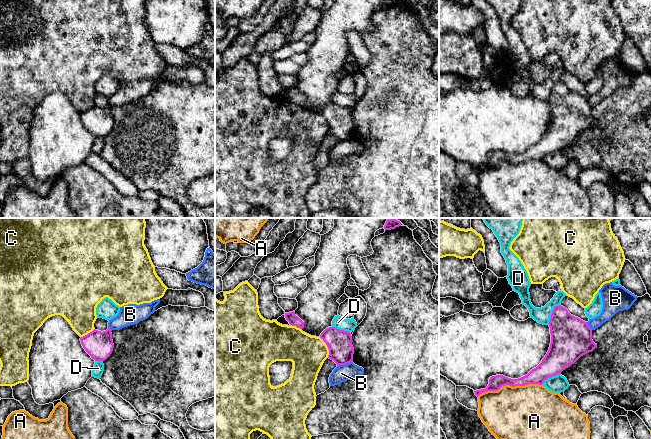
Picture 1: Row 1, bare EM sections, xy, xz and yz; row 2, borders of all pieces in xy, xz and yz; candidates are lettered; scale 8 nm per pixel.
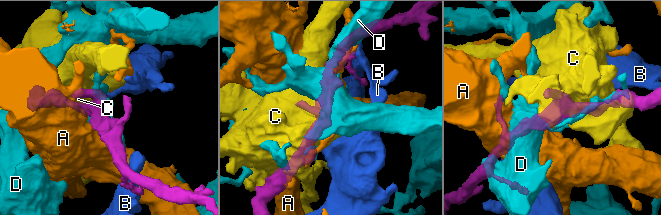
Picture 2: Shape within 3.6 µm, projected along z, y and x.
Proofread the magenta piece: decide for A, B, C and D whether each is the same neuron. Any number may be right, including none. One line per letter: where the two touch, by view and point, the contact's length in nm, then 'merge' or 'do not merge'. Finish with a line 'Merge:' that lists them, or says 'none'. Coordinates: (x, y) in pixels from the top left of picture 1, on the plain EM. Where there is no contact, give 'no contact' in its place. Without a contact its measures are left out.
A: meets magenta in yz at (509, 161); contact 550 nm long; do not merge
B: meets magenta in xz at (344, 140); contact 130 nm long; do not merge
C: meets magenta in xz at (327, 122); contact 180 nm long; do not merge
D: meets magenta in yz at (552, 89); contact 190 nm long; do not merge
Merge: none

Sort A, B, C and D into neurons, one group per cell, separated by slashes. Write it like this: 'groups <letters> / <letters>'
groups A / B / C / D

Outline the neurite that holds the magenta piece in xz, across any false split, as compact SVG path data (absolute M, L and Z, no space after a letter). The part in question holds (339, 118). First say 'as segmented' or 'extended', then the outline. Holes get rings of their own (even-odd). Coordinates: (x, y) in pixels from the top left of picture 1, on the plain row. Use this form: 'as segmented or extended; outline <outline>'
as segmented; outline M328 103L321 109L320 114L329 125L328 134L333 136L337 142L352 138L354 124L350 108Z

